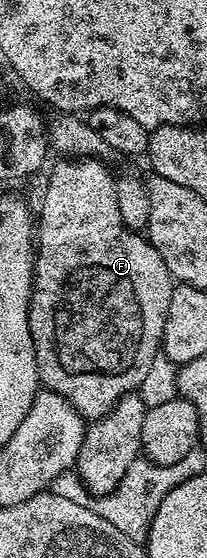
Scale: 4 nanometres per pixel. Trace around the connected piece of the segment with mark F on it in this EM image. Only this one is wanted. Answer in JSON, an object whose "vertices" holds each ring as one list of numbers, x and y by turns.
{"vertices":[[85,157,80,161,57,161,53,167,53,172,49,175,49,180,45,183,45,192,41,195,41,215,39,211,39,218,35,223,35,266,33,269,33,296,29,298,29,331,33,334,33,347,37,350,37,378,40,386,46,391,54,391,59,393,59,397,63,397,67,402,76,409,78,413,86,418,86,420,92,421,94,419,101,419,121,400,124,395,134,394,138,390,137,386,144,381,149,375,149,370,153,367,153,362,156,361,157,355,159,359,159,352,162,350,161,338,163,337,163,329,165,328,165,322,167,321,167,309,171,305,171,297,173,296,173,288,175,286,175,280,170,275,167,265,163,265,163,257,159,257,159,253,152,245,149,244,148,238,144,234,130,231,128,227,123,225,123,217,119,217,119,201,115,201,115,175,114,172,109,172,104,167,102,160,97,157]]}

